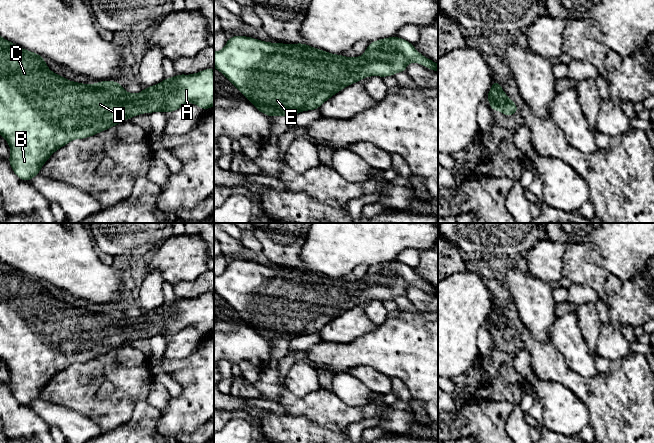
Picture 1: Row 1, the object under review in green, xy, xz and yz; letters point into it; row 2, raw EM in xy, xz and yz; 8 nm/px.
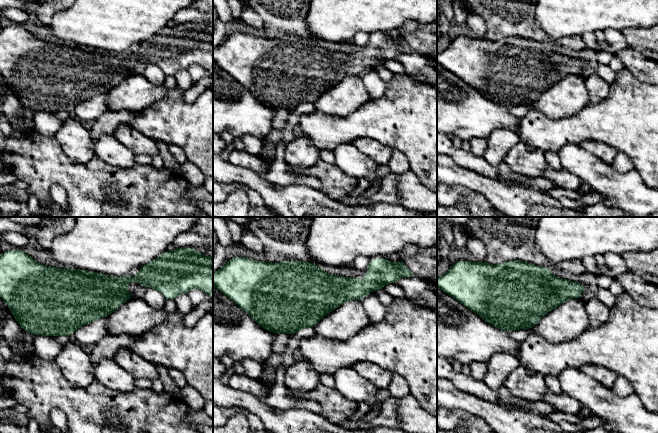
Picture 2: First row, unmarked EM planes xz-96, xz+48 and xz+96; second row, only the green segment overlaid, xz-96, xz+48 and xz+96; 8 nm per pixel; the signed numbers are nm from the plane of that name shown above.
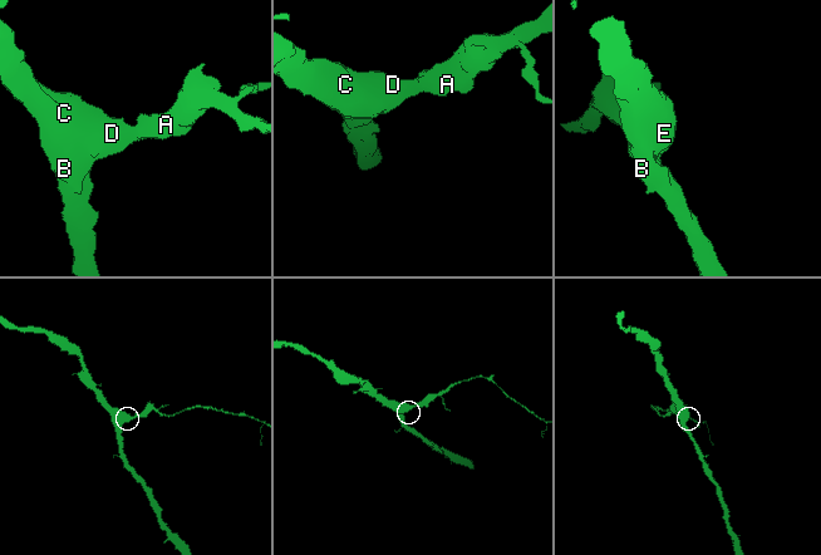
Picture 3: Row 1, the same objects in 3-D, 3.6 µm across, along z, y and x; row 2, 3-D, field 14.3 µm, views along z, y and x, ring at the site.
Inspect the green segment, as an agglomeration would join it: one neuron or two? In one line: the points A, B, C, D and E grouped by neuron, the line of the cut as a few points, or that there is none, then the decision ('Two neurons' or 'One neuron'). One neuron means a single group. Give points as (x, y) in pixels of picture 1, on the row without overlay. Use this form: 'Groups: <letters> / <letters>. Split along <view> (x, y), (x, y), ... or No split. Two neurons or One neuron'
Groups: A B C D E. No split. One neuron

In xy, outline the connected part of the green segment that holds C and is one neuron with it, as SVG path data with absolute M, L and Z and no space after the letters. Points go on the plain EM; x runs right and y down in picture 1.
M0 260L0 359L10 370L10 390L23 405L28 406L39 399L41 391L51 379L74 363L86 363L142 337L174 336L190 326L203 334L214 330L213 293L190 299L177 298L173 302L165 302L161 307L145 311L138 318L132 318L126 316L117 305L99 305L96 308L70 305L52 296L44 280L25 274Z

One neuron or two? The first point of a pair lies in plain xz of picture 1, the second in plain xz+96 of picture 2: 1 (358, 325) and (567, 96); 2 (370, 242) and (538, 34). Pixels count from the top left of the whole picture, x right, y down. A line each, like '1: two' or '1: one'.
1: one
2: two

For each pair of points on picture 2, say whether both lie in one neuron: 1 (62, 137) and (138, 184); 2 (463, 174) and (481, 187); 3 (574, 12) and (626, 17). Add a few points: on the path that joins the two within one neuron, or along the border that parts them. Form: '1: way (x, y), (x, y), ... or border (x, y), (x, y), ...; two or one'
1: border (94, 154), (85, 162), (72, 162), (69, 159); two
2: way (467, 178), (477, 183); one
3: way (587, 12), (613, 12); one

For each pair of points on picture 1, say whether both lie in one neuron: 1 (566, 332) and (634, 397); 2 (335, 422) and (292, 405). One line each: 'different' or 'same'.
1: different
2: same

